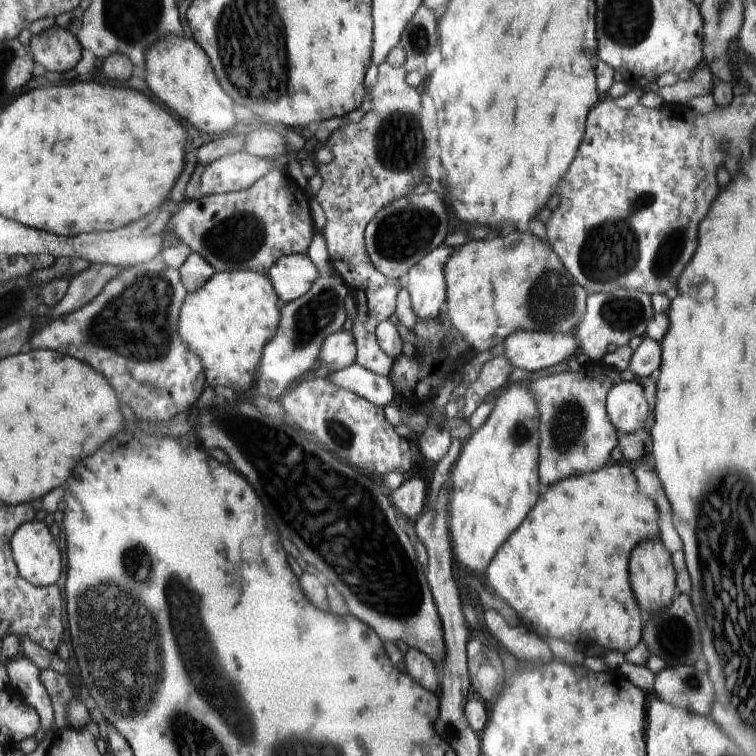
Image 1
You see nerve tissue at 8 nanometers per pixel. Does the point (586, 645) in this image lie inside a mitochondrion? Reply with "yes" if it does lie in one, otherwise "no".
no

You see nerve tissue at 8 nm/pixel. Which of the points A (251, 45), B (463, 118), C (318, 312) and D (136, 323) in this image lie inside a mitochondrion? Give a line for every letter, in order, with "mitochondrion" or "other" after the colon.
A: mitochondrion
B: other
C: mitochondrion
D: mitochondrion

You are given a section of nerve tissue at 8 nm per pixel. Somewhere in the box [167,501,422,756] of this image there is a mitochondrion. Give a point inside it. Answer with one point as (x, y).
(233, 710)

